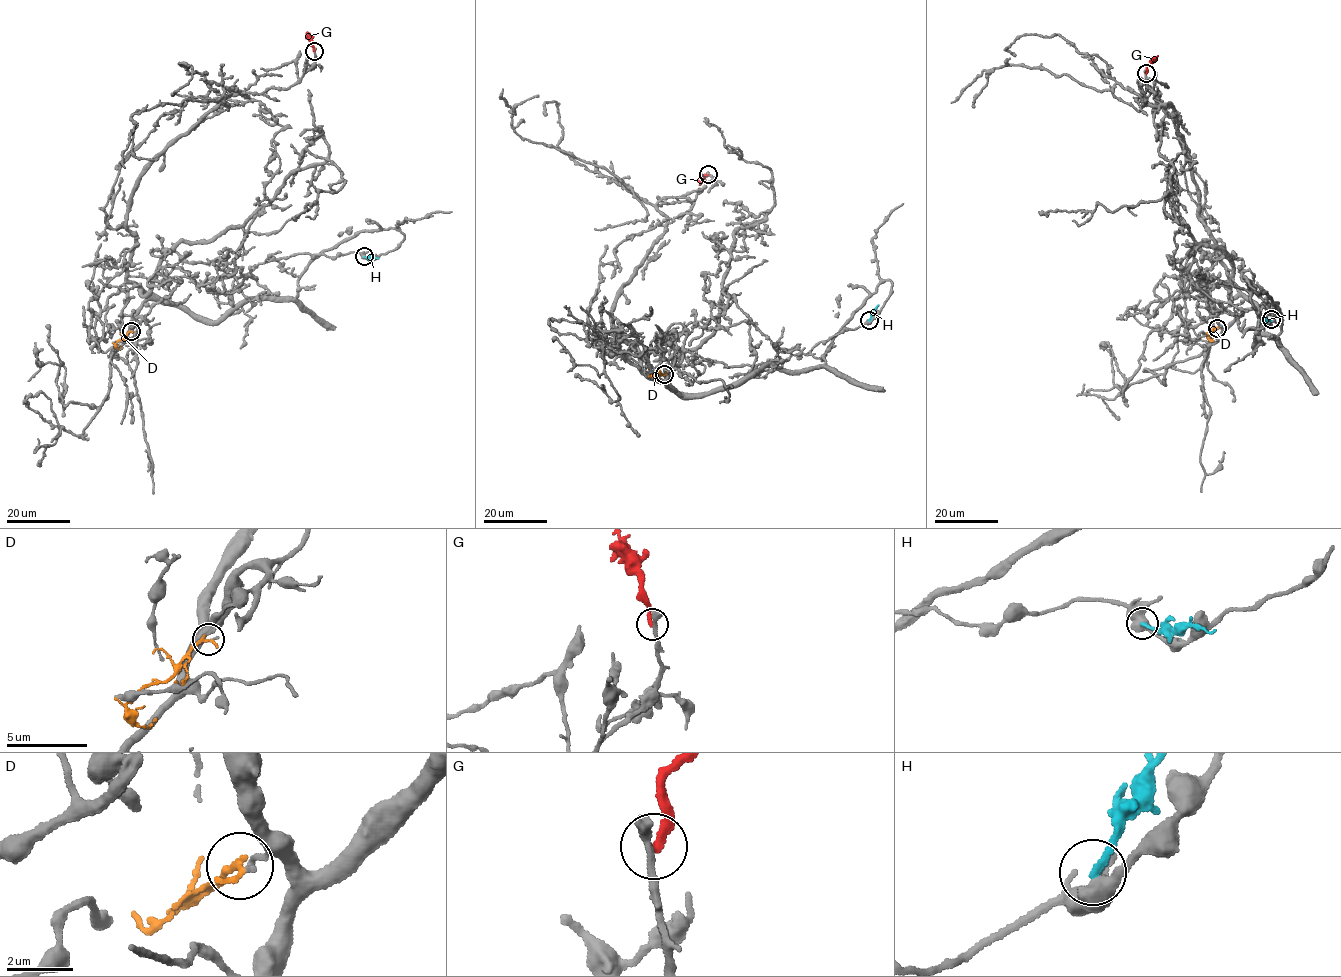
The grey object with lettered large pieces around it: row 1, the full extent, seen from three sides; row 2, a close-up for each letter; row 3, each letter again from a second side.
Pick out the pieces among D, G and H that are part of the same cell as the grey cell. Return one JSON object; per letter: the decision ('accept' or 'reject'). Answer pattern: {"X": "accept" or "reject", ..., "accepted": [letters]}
{"D": "reject", "G": "reject", "H": "reject", "accepted": []}

